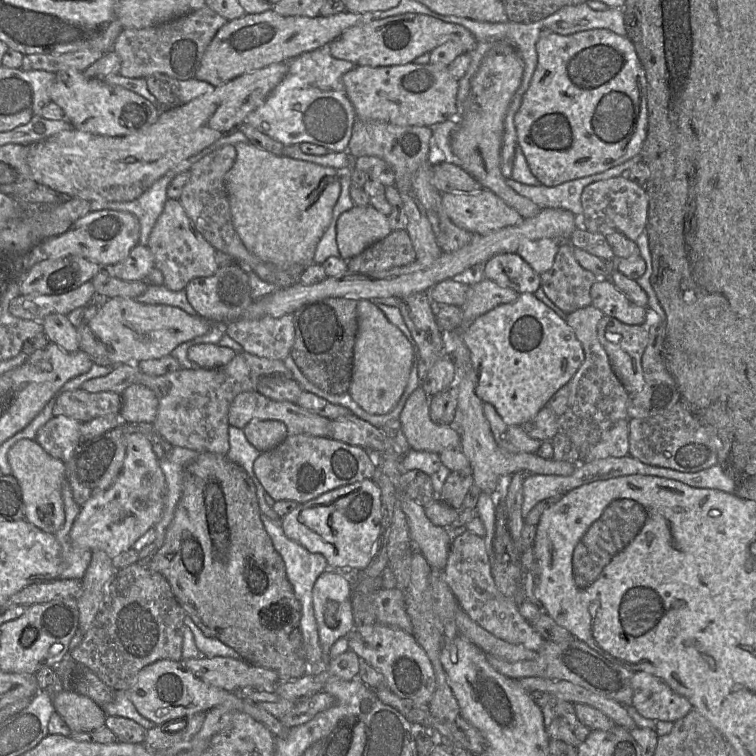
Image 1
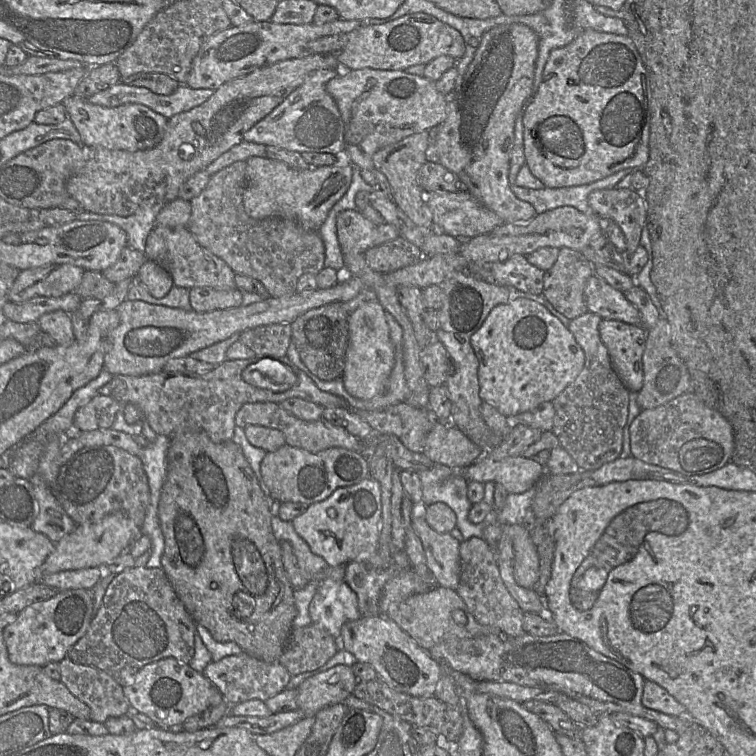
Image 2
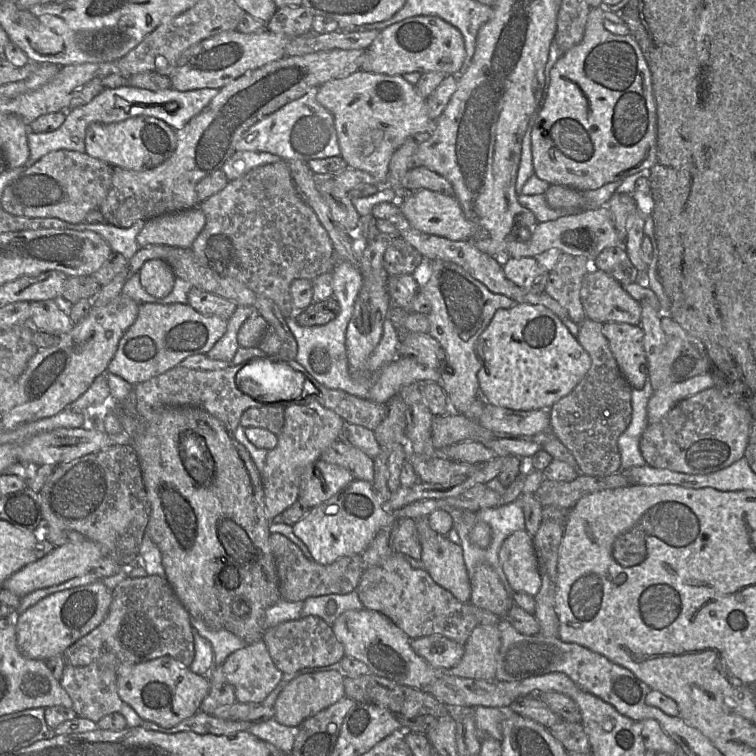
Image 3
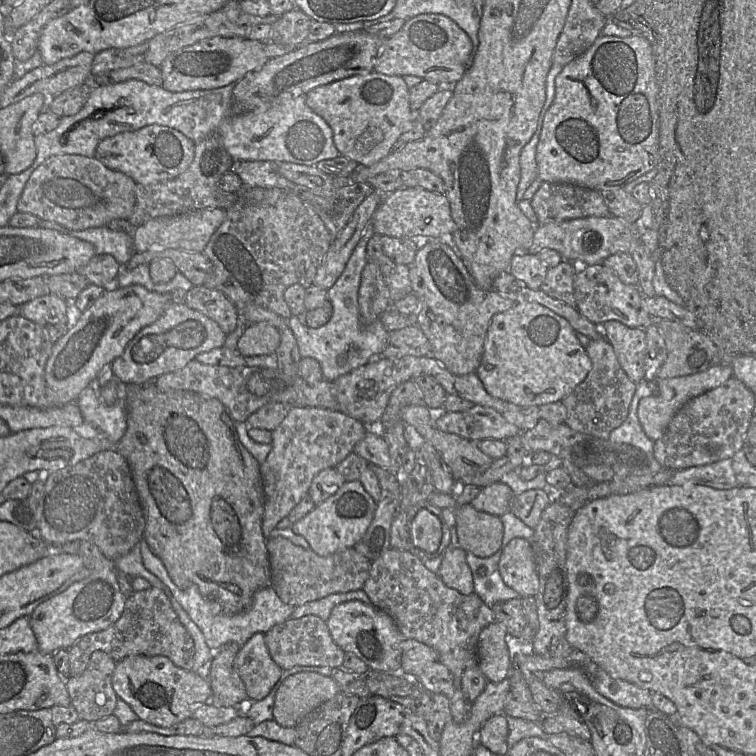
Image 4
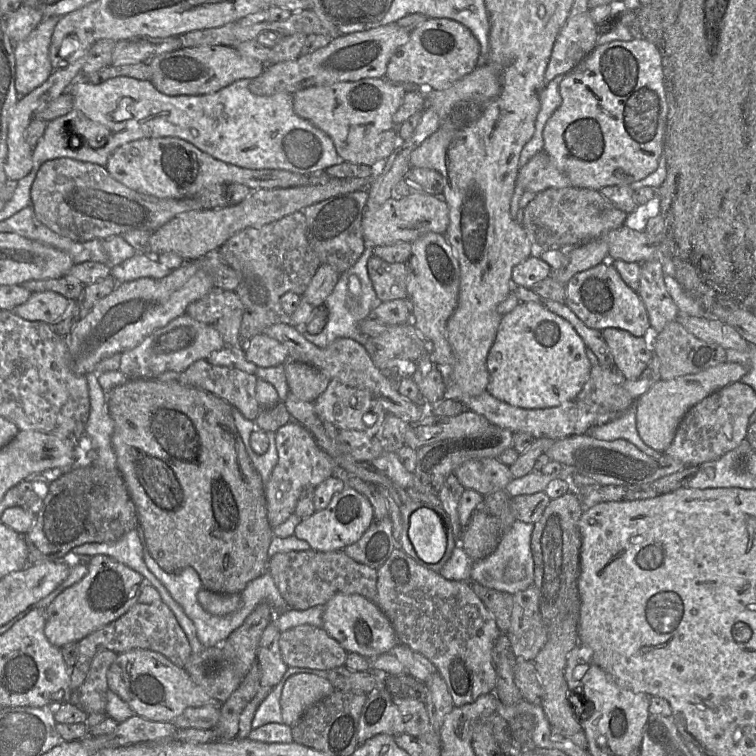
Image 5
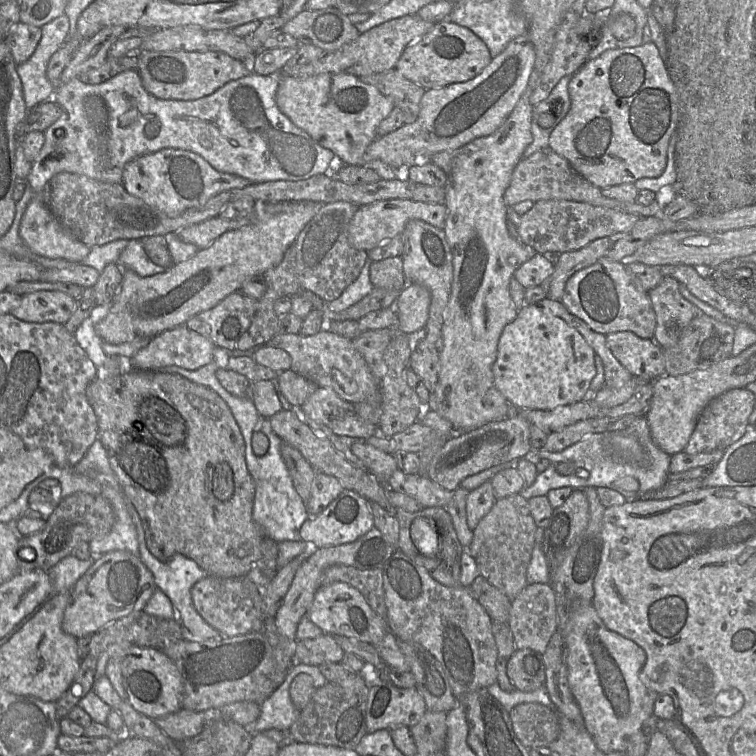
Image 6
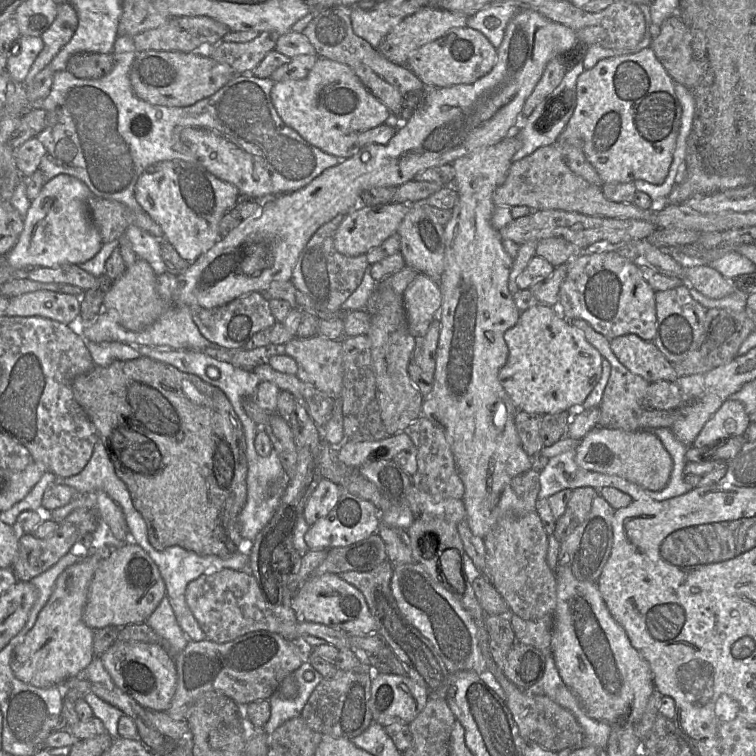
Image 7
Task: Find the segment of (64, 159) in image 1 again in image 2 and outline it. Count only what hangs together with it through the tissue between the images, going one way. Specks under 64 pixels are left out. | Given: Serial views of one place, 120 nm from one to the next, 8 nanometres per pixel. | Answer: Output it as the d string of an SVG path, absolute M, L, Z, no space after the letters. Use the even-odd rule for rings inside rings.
M336 53L311 54L303 58L283 60L229 80L201 105L168 119L161 142L152 149L129 152L91 147L91 159L78 174L67 181L67 194L77 201L84 211L90 211L92 214L128 217L142 208L165 205L178 198L181 186L189 177L204 170L220 155L242 142L245 132L281 104L309 75L318 70L336 69L339 65Z

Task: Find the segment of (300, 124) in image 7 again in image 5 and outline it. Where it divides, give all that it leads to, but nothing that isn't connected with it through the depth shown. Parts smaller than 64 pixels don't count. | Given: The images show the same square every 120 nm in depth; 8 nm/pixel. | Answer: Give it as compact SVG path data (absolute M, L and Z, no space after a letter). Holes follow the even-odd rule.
M365 78L355 82L338 82L314 86L293 94L294 112L325 132L333 141L344 162L369 167L387 159L401 143L393 116L401 105L405 89L385 78Z

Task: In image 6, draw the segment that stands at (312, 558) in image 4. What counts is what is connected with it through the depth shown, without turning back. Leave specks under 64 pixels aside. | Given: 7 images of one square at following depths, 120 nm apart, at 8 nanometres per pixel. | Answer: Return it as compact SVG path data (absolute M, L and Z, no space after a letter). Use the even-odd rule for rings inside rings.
M336 564L323 572L320 586L326 586L334 582L344 582L359 590L371 608L382 619L386 618L387 607L382 568L363 570L353 566Z

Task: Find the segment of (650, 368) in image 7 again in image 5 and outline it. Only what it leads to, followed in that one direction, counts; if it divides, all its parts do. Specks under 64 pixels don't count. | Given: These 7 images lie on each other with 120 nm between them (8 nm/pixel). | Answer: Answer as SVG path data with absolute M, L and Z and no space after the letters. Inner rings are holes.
M606 328L602 335L615 362L615 369L625 380L636 380L651 361L650 337L637 337L618 328Z

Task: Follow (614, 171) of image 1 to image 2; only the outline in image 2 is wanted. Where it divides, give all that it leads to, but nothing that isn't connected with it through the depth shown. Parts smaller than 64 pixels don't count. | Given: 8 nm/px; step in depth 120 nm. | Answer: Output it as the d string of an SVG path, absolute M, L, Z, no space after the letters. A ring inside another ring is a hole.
M622 169L601 180L590 184L569 186L569 187L543 187L541 189L532 189L520 187L512 184L511 190L521 200L529 202L535 208L537 214L548 210L572 206L582 213L590 213L591 209L588 203L588 197L591 192L600 189L610 189L617 185L626 175L631 174L636 169Z

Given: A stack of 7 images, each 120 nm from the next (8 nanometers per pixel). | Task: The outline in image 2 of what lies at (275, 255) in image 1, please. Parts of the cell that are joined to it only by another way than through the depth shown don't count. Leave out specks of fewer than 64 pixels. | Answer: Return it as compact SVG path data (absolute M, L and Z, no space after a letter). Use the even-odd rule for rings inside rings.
M266 156L251 157L246 161L247 184L243 195L244 210L253 219L283 217L294 220L305 229L318 231L326 221L333 206L343 197L351 185L353 170L350 164L347 160L347 162L336 162L332 166L299 171Z

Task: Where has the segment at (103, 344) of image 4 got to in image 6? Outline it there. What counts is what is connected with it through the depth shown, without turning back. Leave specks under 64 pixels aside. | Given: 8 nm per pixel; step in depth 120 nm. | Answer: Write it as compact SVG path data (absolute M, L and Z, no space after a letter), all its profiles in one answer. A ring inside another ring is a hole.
M313 201L260 203L248 224L225 232L208 247L199 249L192 258L173 264L164 273L140 277L134 271L124 269L123 280L108 314L95 326L97 335L103 342L118 345L139 337L153 338L166 330L184 325L194 315L213 308L229 294L240 291L248 279L262 277L264 272L280 264L285 252L323 205Z

